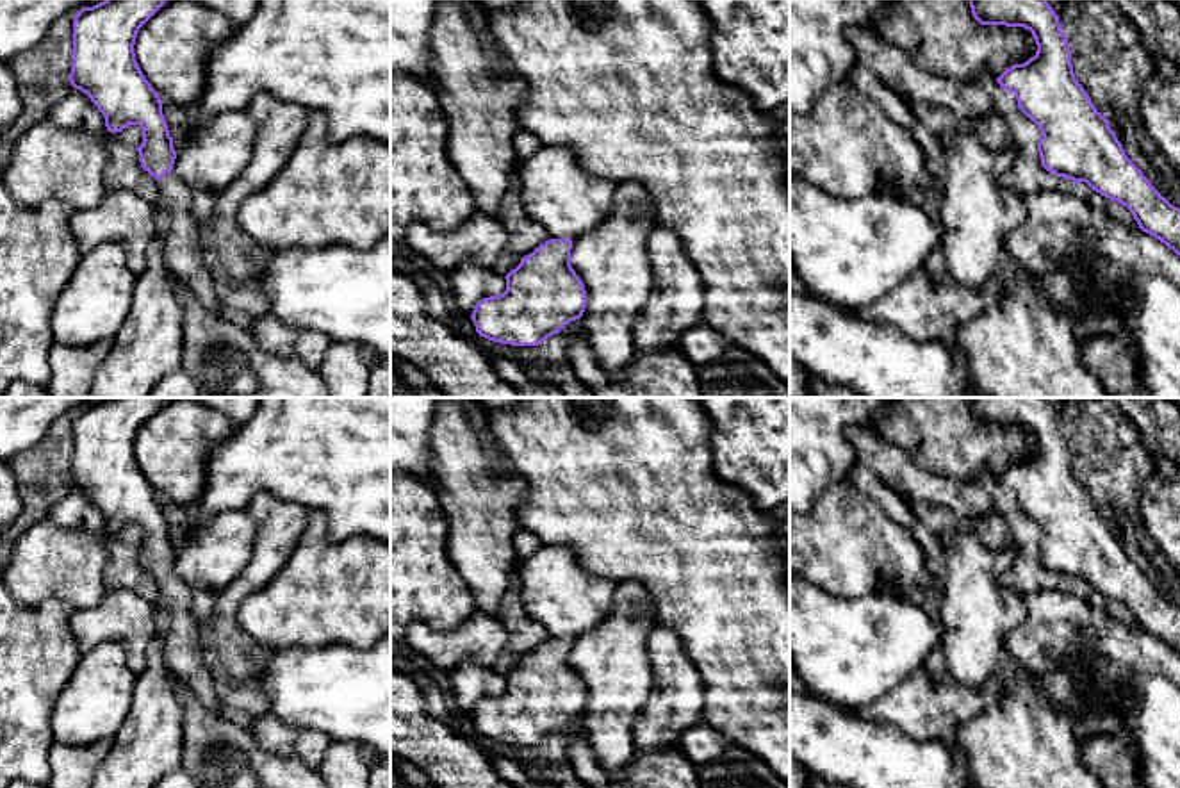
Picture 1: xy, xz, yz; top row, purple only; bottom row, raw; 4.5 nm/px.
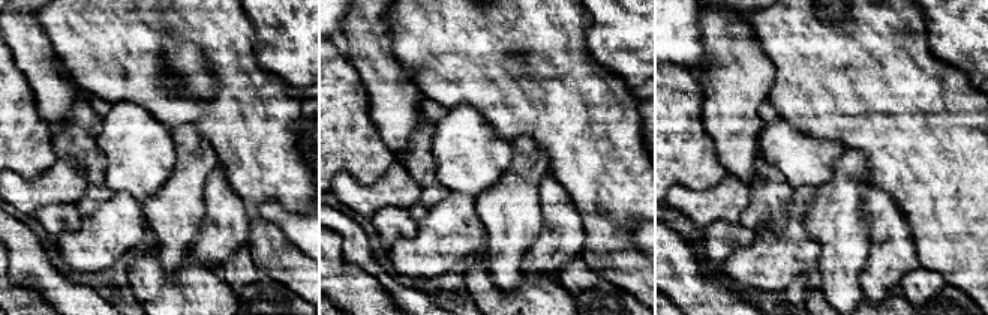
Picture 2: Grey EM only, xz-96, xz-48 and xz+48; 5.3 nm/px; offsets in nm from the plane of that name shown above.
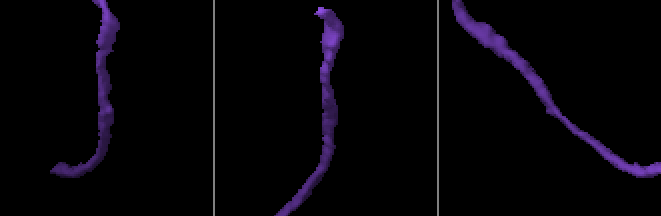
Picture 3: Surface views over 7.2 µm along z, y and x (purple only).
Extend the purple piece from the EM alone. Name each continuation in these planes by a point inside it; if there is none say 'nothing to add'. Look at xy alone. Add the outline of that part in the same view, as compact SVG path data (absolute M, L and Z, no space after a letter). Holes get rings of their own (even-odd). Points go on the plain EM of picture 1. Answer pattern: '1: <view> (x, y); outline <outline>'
1: xy (182, 651); outline M173 570L157 581L160 608L171 617L164 631L166 665L205 706L217 710L219 699L203 663L198 622L191 613L191 588Z

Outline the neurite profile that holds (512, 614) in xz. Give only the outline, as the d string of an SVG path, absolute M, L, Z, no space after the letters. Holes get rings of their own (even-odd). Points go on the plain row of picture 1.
M517 570L510 572L508 587L499 603L497 619L510 633L510 638L506 649L492 663L492 669L506 676L520 663L522 656L533 653L540 644L551 638L549 631L526 612Z

